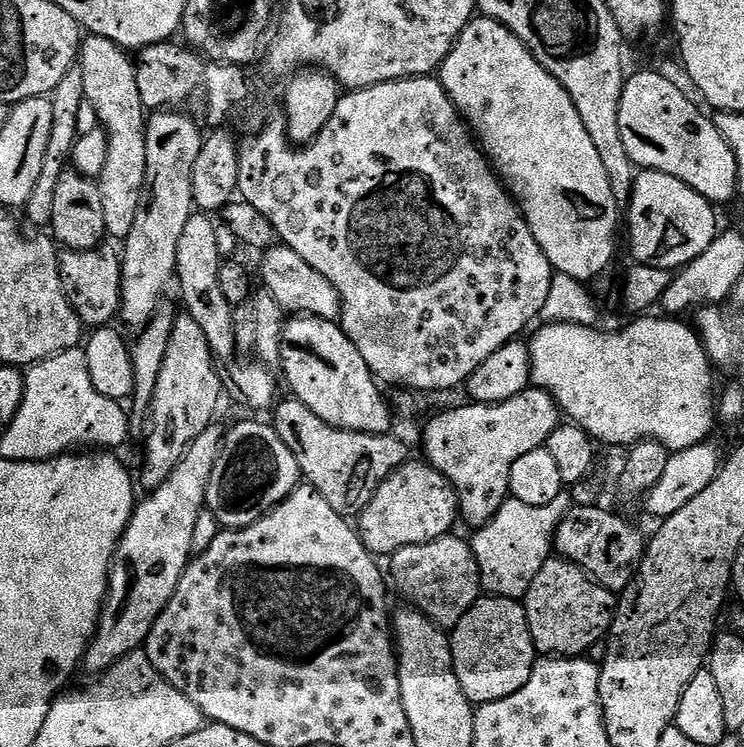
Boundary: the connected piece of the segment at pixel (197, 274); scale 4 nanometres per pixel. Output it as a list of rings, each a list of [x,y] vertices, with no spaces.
[[[194,214],[190,218],[190,222],[186,222],[186,227],[182,229],[182,239],[178,241],[178,258],[176,259],[175,279],[180,280],[180,296],[184,299],[183,311],[190,318],[194,318],[194,322],[198,322],[198,327],[202,330],[202,334],[206,334],[206,342],[212,351],[212,359],[216,361],[217,369],[222,373],[222,388],[225,393],[228,392],[241,404],[244,408],[249,408],[249,413],[260,414],[256,412],[264,412],[273,407],[277,403],[276,396],[276,380],[263,368],[260,364],[251,364],[253,361],[248,358],[241,358],[236,351],[236,343],[234,342],[234,318],[232,317],[234,305],[226,302],[226,297],[222,294],[222,282],[220,281],[220,266],[222,257],[218,250],[218,227],[217,221],[214,222],[213,217],[208,214]]]

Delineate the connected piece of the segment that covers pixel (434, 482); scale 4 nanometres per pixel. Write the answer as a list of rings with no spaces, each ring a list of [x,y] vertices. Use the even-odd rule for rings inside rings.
[[[420,458],[409,459],[370,498],[370,506],[358,517],[360,541],[377,558],[391,558],[406,546],[422,546],[449,535],[458,524],[460,503],[452,483],[434,466]]]

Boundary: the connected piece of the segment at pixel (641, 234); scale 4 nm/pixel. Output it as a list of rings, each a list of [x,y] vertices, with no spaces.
[[[641,171],[634,182],[630,202],[626,206],[628,244],[636,264],[679,270],[698,258],[718,235],[717,209],[706,197],[691,189],[686,182],[670,174]]]

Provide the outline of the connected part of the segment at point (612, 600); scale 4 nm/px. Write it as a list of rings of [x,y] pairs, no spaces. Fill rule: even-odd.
[[[549,558],[542,570],[538,570],[538,578],[534,578],[522,603],[537,653],[545,657],[584,656],[590,646],[607,637],[618,600],[577,564],[563,558]]]

